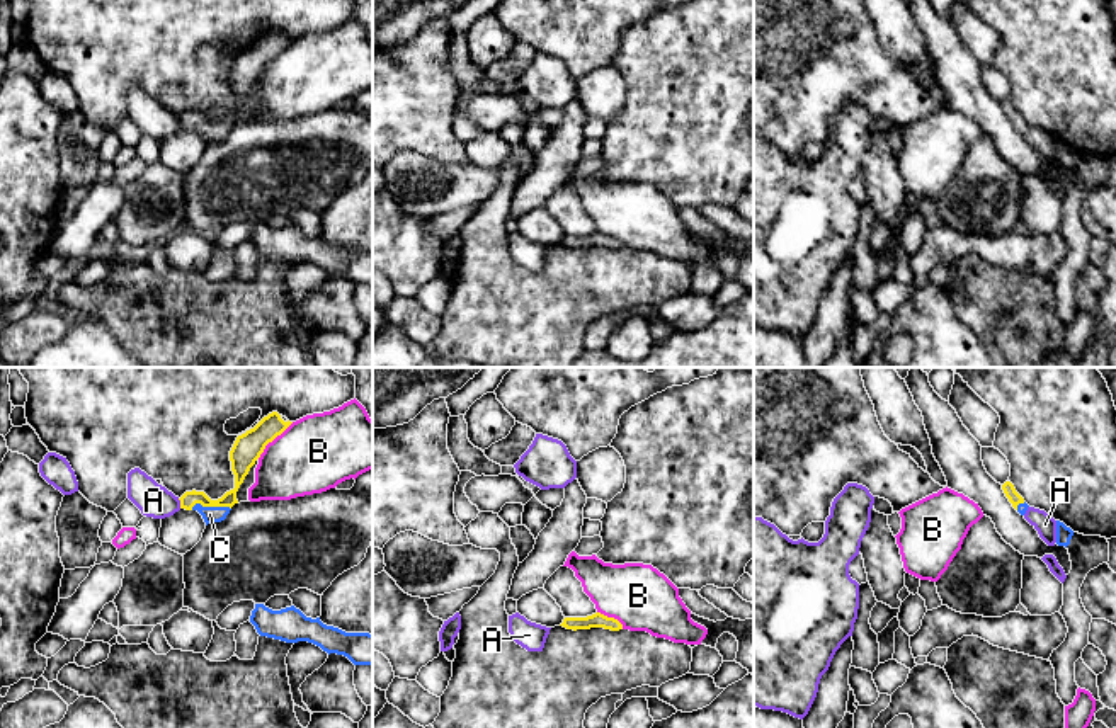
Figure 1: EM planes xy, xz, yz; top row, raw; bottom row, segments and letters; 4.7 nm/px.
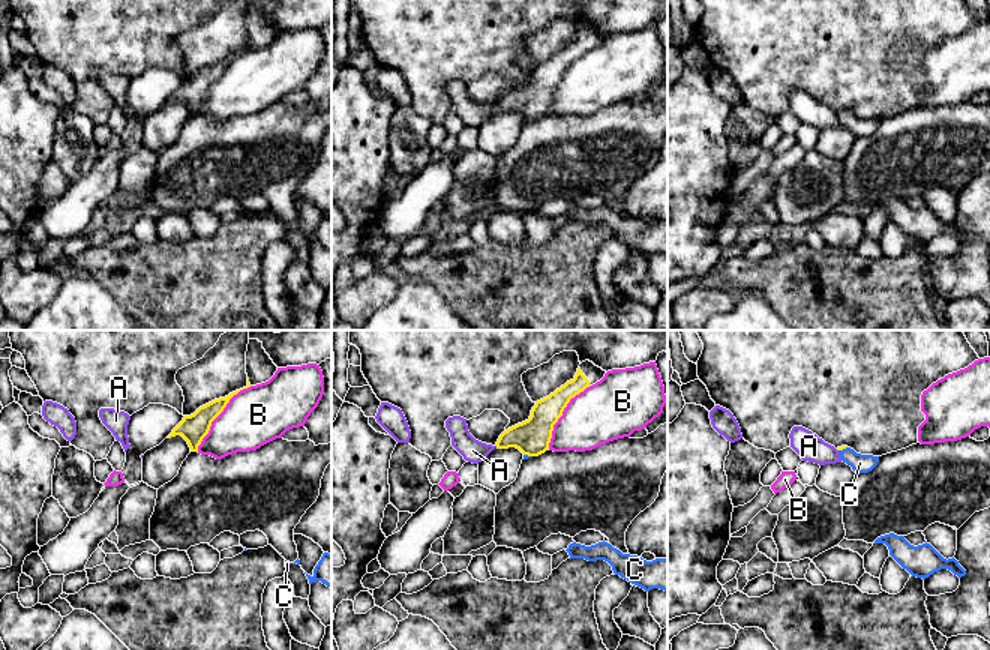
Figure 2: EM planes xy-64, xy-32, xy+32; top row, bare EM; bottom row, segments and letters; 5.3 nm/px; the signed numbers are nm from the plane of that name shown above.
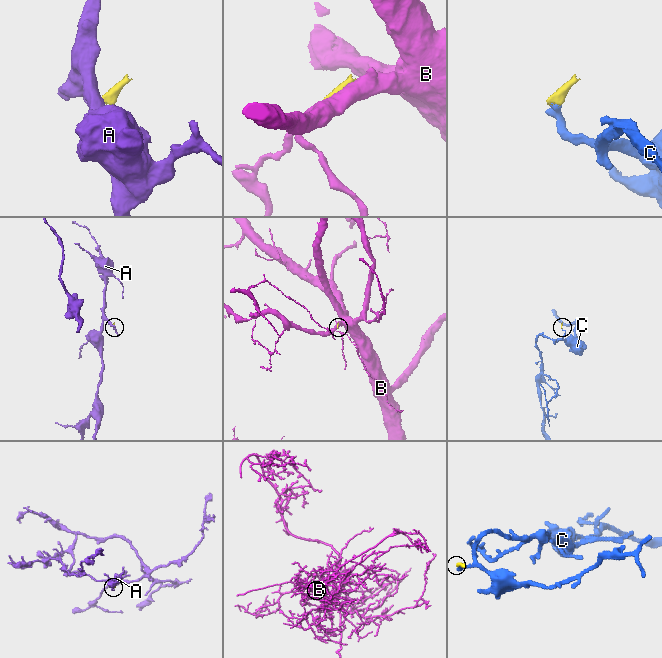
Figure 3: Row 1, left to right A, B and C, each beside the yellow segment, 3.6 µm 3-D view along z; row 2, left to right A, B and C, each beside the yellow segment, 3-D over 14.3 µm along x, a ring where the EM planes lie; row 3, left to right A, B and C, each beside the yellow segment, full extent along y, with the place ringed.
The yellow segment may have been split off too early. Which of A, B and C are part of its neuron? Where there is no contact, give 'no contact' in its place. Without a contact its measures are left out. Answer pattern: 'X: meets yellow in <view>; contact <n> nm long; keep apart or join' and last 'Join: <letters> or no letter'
A: meets yellow in xy; contact 50 nm long; keep apart
B: meets yellow in xy; contact 240 nm long; keep apart
C: meets yellow in xy; contact 190 nm long; join
Join: C

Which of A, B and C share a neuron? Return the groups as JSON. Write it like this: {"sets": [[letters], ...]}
{"sets": [["A"], ["B"], ["C"]]}

